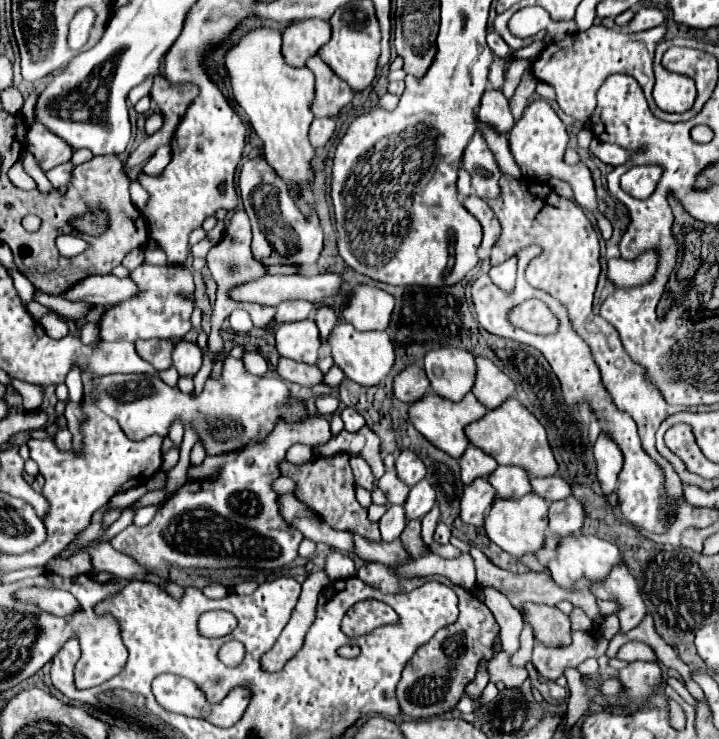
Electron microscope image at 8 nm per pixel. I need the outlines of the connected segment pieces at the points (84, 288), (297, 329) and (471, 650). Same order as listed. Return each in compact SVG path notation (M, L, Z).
M114 274L108 276L88 276L80 280L66 292L68 300L84 300L96 306L110 306L130 300L138 294L134 282L130 278L116 278Z
M314 320L286 322L276 328L276 350L284 358L292 358L304 364L318 362L318 348L322 346Z
M446 578L440 580L454 588L454 592L458 594L460 616L452 626L446 628L446 632L434 634L434 638L422 644L402 670L402 678L396 686L396 698L402 714L410 718L430 718L450 712L462 698L466 684L474 680L480 662L494 656L498 624L488 606L478 602L470 590L464 590L462 586L456 586Z

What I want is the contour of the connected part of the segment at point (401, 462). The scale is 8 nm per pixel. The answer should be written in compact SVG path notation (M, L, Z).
M402 450L396 458L396 474L406 486L414 486L424 478L426 466L412 450Z

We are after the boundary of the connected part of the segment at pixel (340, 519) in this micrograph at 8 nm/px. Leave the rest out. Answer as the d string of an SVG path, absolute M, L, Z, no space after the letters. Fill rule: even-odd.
M336 454L332 458L316 458L308 464L296 466L284 460L280 464L280 470L284 476L290 476L298 486L294 496L306 504L314 514L318 514L326 524L330 524L334 530L348 530L358 532L360 536L368 540L380 540L378 524L372 524L366 516L366 510L358 504L354 496L354 478L348 464L348 454Z

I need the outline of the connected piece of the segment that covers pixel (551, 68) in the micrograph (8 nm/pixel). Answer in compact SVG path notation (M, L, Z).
M590 26L562 42L548 44L532 64L532 72L538 80L544 80L554 86L558 106L572 116L574 120L587 123L596 108L596 90L610 74L628 74L638 80L646 92L646 100L652 98L654 86L654 48L664 38L666 26L656 26L638 34L614 32L604 26Z

